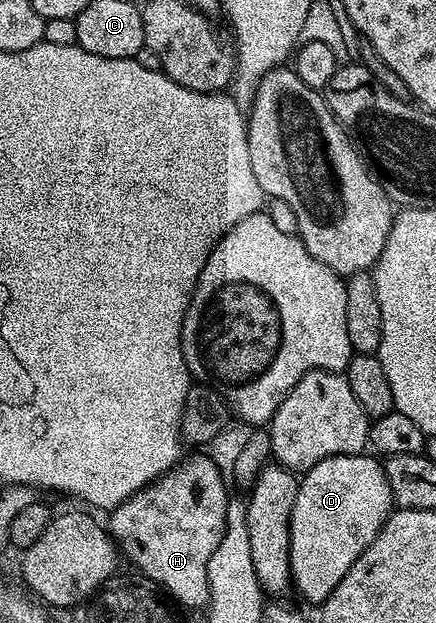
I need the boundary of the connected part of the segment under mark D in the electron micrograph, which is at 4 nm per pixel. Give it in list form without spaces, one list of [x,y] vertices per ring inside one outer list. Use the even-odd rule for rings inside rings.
[[[374,455],[330,456],[317,466],[302,473],[299,480],[297,498],[293,502],[291,515],[291,541],[289,542],[289,558],[291,559],[291,578],[296,588],[309,603],[322,605],[323,601],[337,590],[337,582],[345,578],[349,566],[361,558],[361,554],[377,538],[381,526],[390,518],[393,511],[391,487],[382,463]]]

